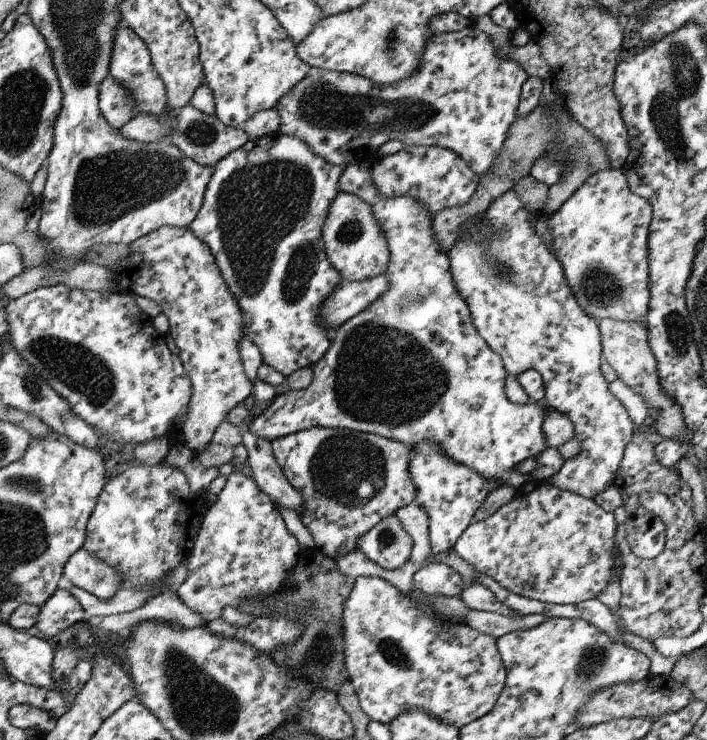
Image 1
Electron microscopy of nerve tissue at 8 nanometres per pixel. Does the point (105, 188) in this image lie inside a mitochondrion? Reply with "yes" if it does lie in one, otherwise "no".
yes

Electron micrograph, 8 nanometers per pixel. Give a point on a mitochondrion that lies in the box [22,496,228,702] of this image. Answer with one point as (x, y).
(99, 576)

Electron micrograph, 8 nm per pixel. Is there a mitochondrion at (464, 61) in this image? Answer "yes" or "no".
no

